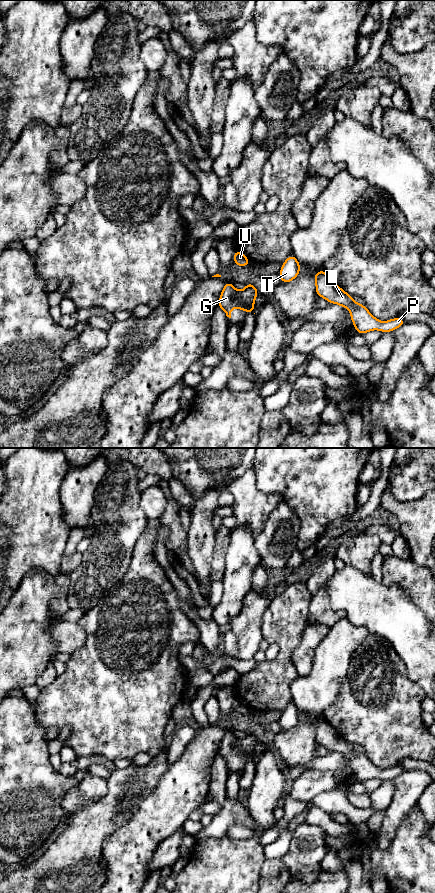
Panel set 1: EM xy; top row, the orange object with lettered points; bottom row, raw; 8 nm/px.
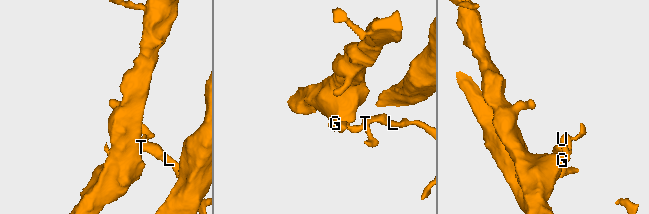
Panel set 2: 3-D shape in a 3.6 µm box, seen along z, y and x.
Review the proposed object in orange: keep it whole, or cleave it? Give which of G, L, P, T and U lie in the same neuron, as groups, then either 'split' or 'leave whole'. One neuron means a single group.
G L P T U; leave whole

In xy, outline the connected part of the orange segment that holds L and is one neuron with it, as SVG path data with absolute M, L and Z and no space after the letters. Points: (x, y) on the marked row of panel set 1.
M320 270L315 273L315 285L316 293L318 297L325 298L329 303L334 303L341 305L343 308L348 308L350 310L351 320L358 334L365 334L366 332L372 330L380 330L383 333L396 330L401 327L406 322L401 317L396 317L394 319L382 322L377 320L363 304L358 304L354 301L353 297L347 294L343 289L341 289L325 272Z

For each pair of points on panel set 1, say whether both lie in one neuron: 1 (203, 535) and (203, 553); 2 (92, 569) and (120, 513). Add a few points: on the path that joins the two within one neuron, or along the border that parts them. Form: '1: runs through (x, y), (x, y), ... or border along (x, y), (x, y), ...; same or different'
1: runs through (203, 539), (203, 549); same
2: runs through (106, 555), (111, 550), (116, 527); same

